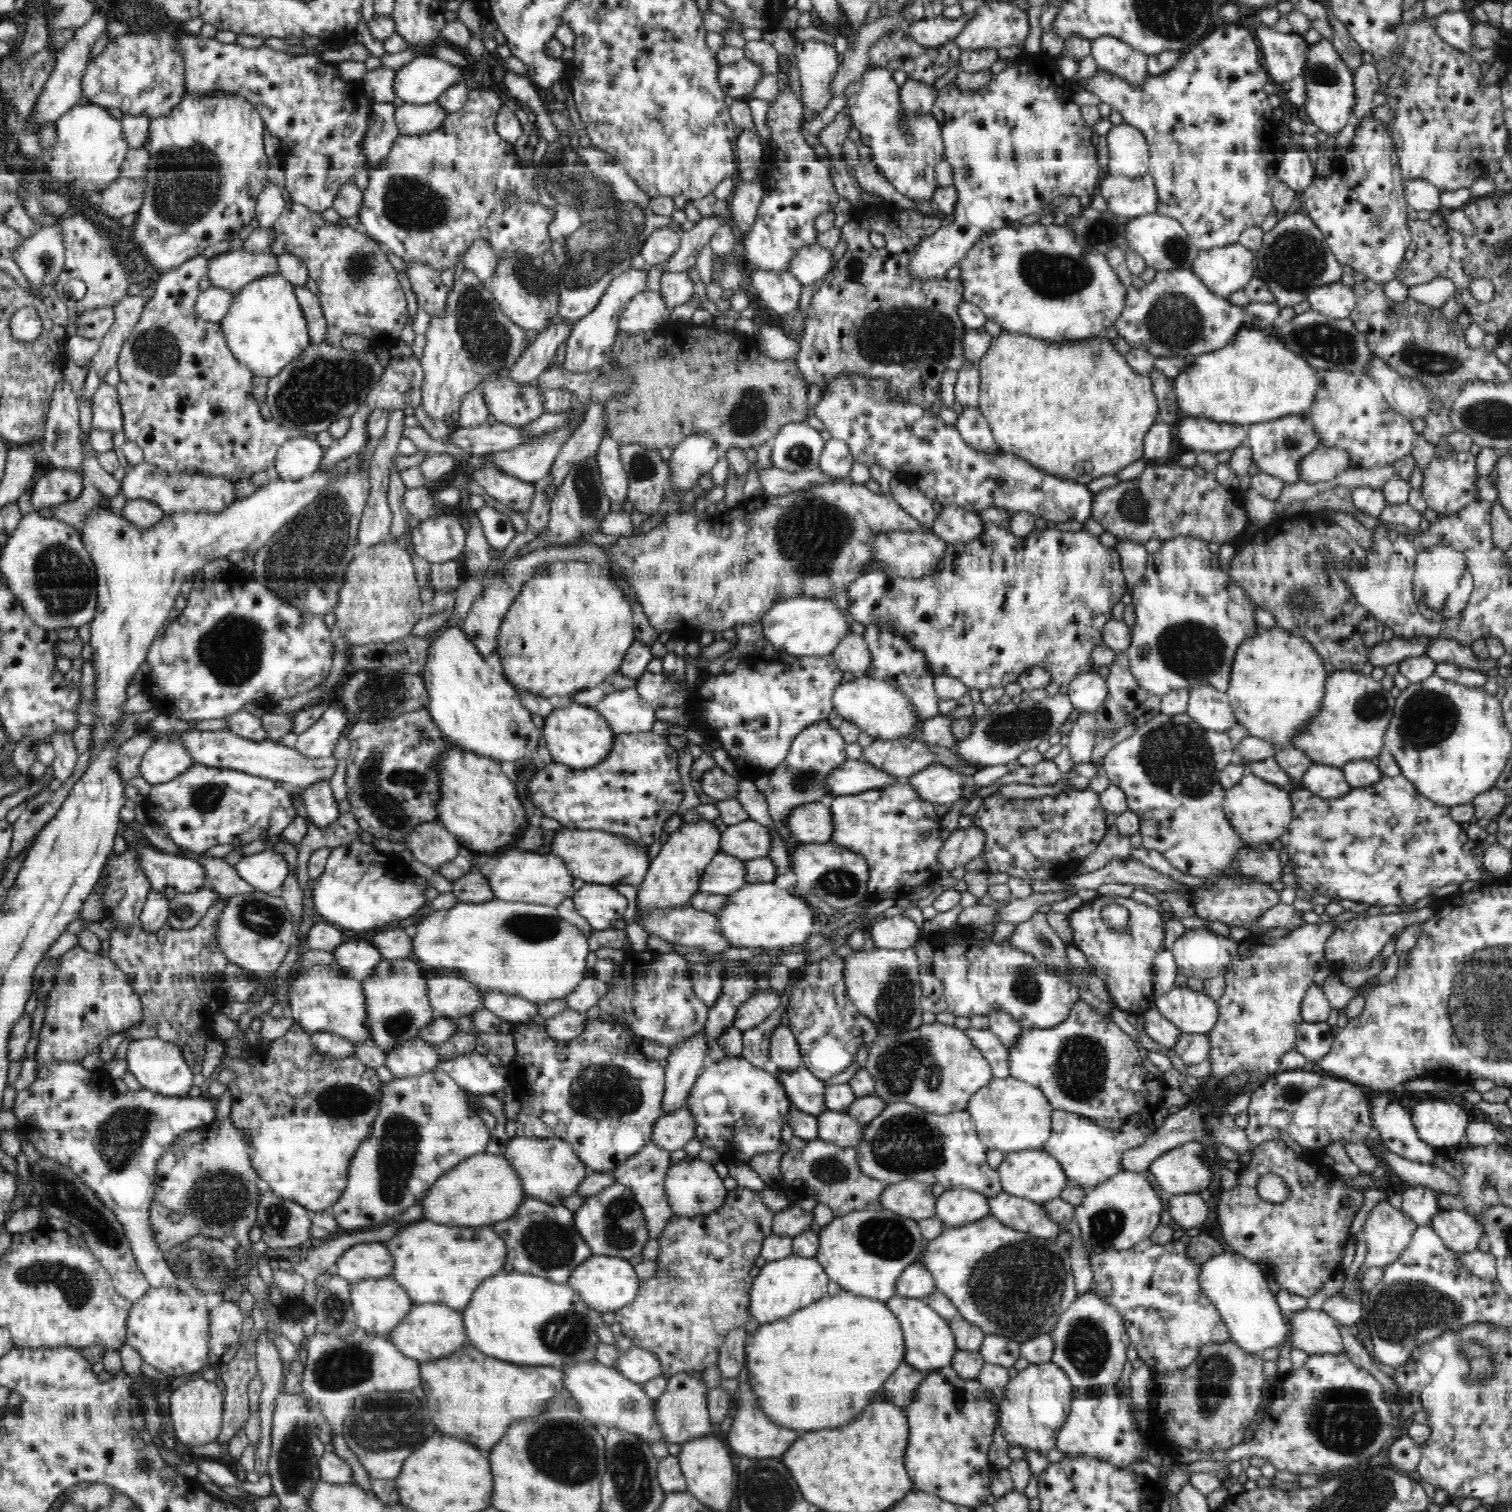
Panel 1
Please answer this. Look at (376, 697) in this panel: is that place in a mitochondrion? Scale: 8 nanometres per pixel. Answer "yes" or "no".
yes

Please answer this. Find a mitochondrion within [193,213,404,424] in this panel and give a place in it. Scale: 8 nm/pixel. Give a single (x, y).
(360, 265)

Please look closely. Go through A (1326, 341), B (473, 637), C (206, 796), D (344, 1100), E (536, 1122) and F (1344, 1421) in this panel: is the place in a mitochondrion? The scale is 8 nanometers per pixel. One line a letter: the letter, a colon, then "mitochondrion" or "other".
A: mitochondrion
B: other
C: mitochondrion
D: mitochondrion
E: other
F: mitochondrion

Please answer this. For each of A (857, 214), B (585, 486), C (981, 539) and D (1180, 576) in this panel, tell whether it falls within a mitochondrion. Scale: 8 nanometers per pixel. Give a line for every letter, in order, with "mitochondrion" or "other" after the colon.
A: other
B: mitochondrion
C: other
D: other

